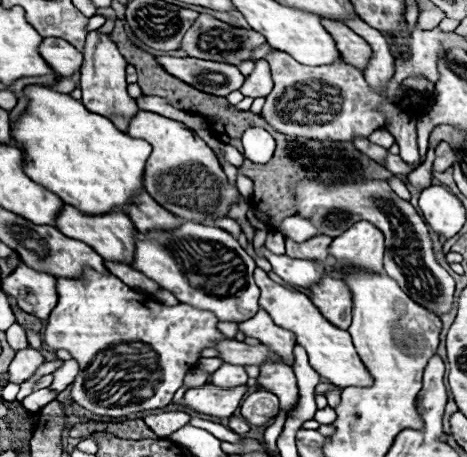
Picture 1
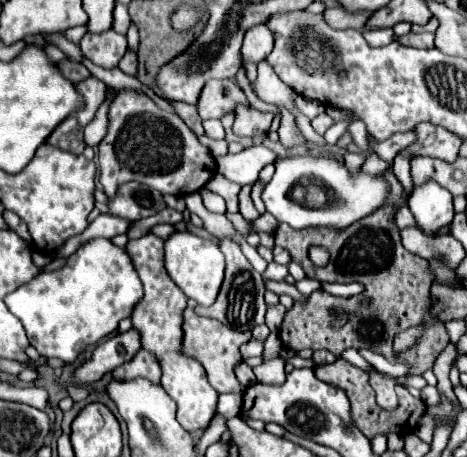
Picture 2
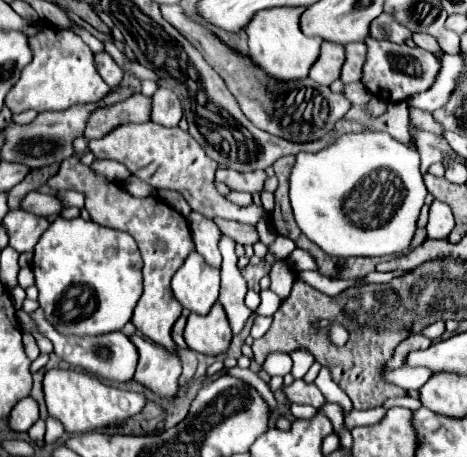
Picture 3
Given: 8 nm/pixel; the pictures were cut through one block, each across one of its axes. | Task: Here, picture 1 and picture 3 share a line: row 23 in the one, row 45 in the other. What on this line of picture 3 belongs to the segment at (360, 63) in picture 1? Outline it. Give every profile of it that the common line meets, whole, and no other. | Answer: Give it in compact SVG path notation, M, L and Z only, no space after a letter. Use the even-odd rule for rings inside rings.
M322 44L318 60L310 68L310 78L318 84L332 84L340 76L340 68L344 64L344 46L338 44Z

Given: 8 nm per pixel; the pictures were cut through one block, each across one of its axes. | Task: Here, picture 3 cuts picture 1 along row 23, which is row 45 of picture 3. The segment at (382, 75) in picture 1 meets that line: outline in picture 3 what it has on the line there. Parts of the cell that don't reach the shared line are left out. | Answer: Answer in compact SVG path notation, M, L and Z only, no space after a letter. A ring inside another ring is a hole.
M364 42L358 44L346 44L346 60L342 64L342 72L340 72L340 80L342 84L360 80L362 74L362 66L364 66Z

